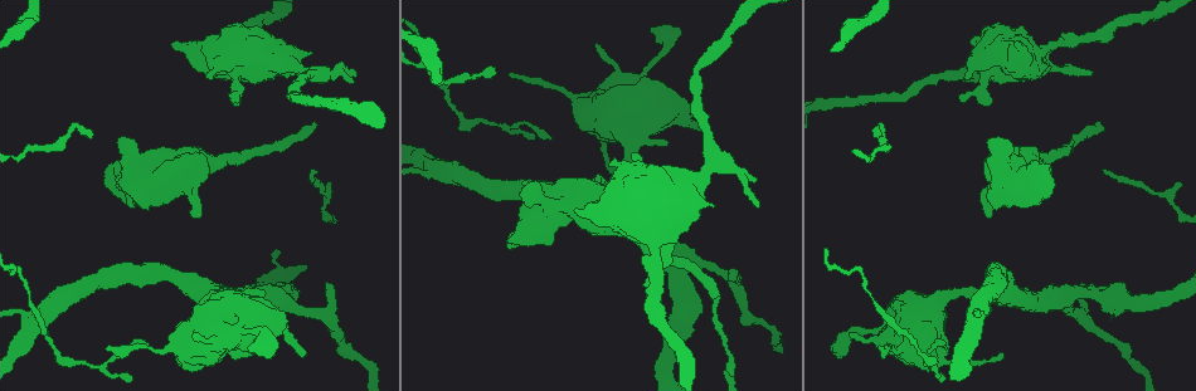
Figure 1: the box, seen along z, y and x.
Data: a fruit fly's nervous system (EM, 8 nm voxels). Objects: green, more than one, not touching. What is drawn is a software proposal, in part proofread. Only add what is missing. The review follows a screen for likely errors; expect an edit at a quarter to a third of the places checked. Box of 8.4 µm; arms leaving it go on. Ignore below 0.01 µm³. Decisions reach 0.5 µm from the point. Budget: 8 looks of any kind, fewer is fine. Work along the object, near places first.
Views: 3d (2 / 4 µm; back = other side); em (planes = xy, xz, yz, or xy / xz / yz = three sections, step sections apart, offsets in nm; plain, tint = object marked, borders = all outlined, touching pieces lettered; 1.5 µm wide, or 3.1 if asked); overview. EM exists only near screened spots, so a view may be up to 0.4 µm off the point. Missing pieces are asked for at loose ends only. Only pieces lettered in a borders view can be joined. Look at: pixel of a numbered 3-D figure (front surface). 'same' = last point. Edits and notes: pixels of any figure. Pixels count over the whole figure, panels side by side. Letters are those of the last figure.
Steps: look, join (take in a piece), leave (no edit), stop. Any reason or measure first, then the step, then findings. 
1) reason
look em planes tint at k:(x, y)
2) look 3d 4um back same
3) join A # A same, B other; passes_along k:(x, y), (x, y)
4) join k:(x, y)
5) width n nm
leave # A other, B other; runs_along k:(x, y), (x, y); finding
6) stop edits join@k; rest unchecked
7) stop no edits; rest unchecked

free end
look 3d 4um back at 1:(304, 356)

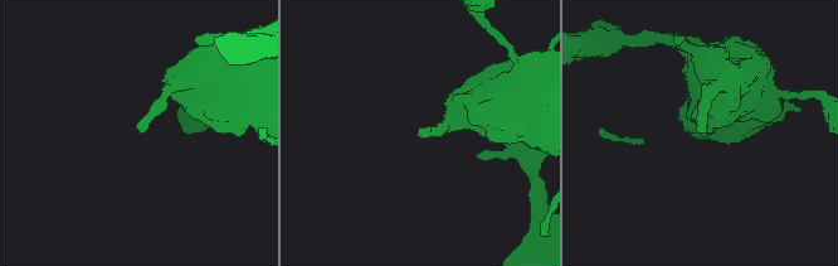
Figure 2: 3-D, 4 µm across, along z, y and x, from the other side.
shape alone is not enough
look em xy step 8 borders at 2:(421, 136)

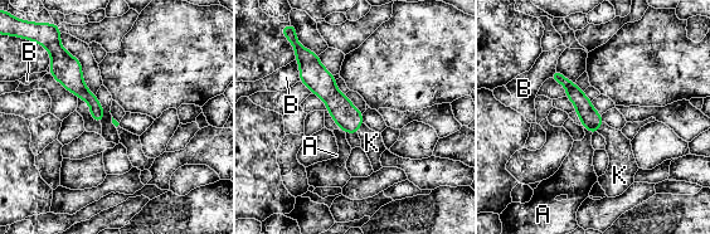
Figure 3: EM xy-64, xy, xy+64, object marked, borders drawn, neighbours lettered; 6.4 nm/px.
cut it another way
look em planes borders same

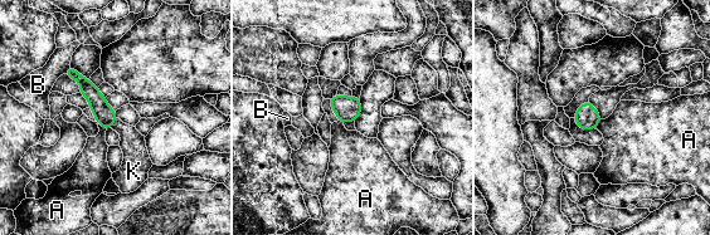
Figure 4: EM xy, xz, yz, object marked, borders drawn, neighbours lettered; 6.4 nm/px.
width 120 nm
join K # A other, B other, K same; passes_along 4:(105, 114), (113, 122), (132, 143); it goes on there

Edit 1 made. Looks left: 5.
free end
look 3d 4um at 1:(315, 124)

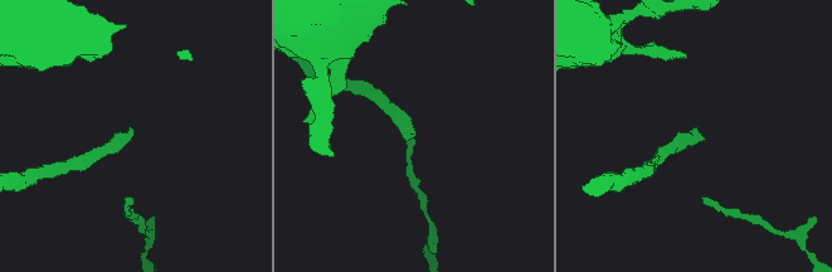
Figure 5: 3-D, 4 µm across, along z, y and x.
need the tissue
look em xz step 8 tint at 5:(134, 133)

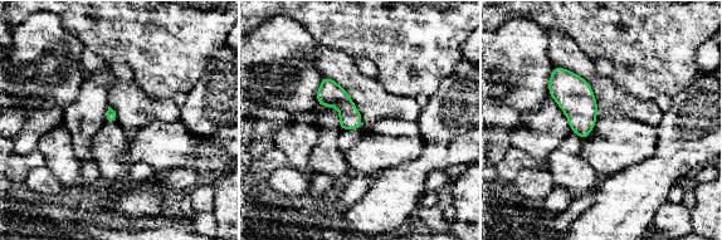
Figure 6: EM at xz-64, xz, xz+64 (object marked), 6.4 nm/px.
look em planes borders same

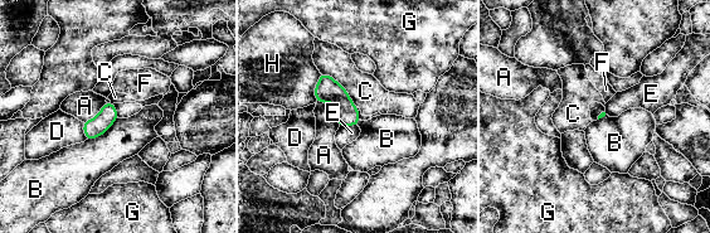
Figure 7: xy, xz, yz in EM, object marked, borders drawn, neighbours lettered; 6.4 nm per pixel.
join E # A other, B other, C other, D other, E same, F other, G other, H other; passes_along 7:(329, 91), (348, 125), (345, 135); the neuron continues

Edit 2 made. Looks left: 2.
redraw
look overview

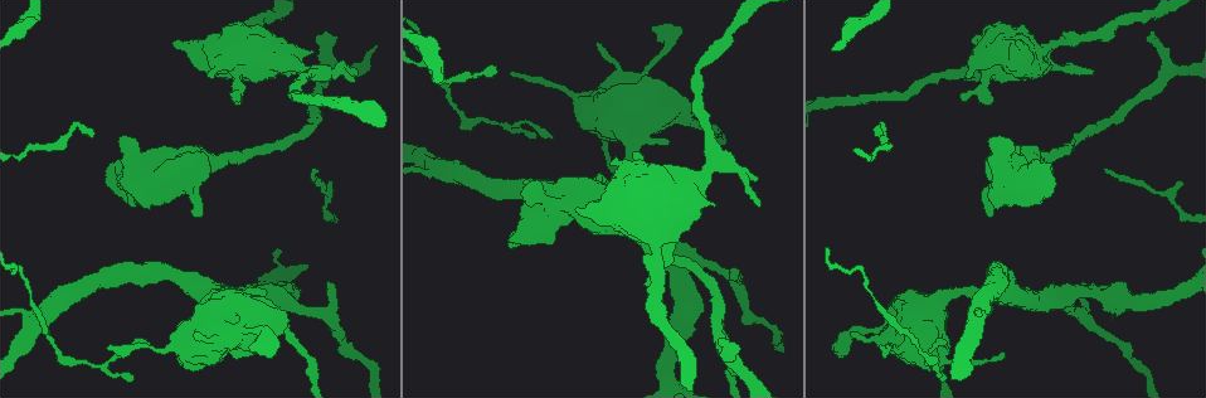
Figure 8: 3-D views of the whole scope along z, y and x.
free end
look em planes borders at 8:(718, 339)

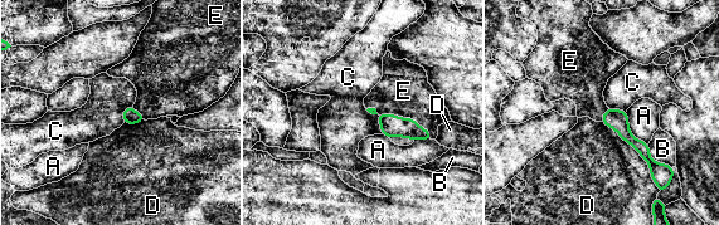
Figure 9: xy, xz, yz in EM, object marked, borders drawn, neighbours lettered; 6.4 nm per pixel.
join E # A other, B other, C other, D other, E same; passes_along 9:(390, 126), (402, 118), (403, 91); the neuron continues

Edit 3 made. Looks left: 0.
stop edits join@4, join@7, join@9; rest unchecked

